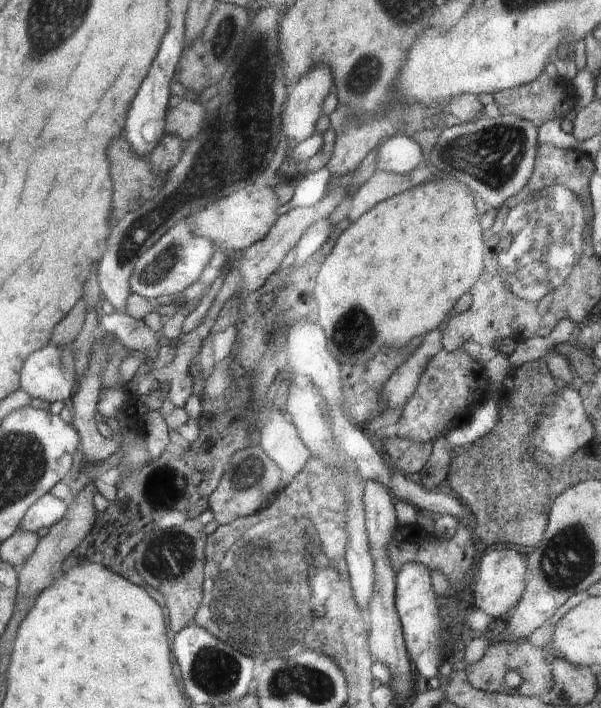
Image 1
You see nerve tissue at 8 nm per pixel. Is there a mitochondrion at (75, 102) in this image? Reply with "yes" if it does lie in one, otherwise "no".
no

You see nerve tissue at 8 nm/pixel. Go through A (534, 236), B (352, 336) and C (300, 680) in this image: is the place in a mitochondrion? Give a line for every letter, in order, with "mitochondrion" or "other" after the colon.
A: mitochondrion
B: mitochondrion
C: mitochondrion

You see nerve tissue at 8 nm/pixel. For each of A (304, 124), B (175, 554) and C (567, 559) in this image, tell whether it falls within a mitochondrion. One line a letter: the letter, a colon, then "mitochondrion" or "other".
A: other
B: mitochondrion
C: mitochondrion

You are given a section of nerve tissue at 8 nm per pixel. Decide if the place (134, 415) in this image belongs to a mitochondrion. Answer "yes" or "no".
no

